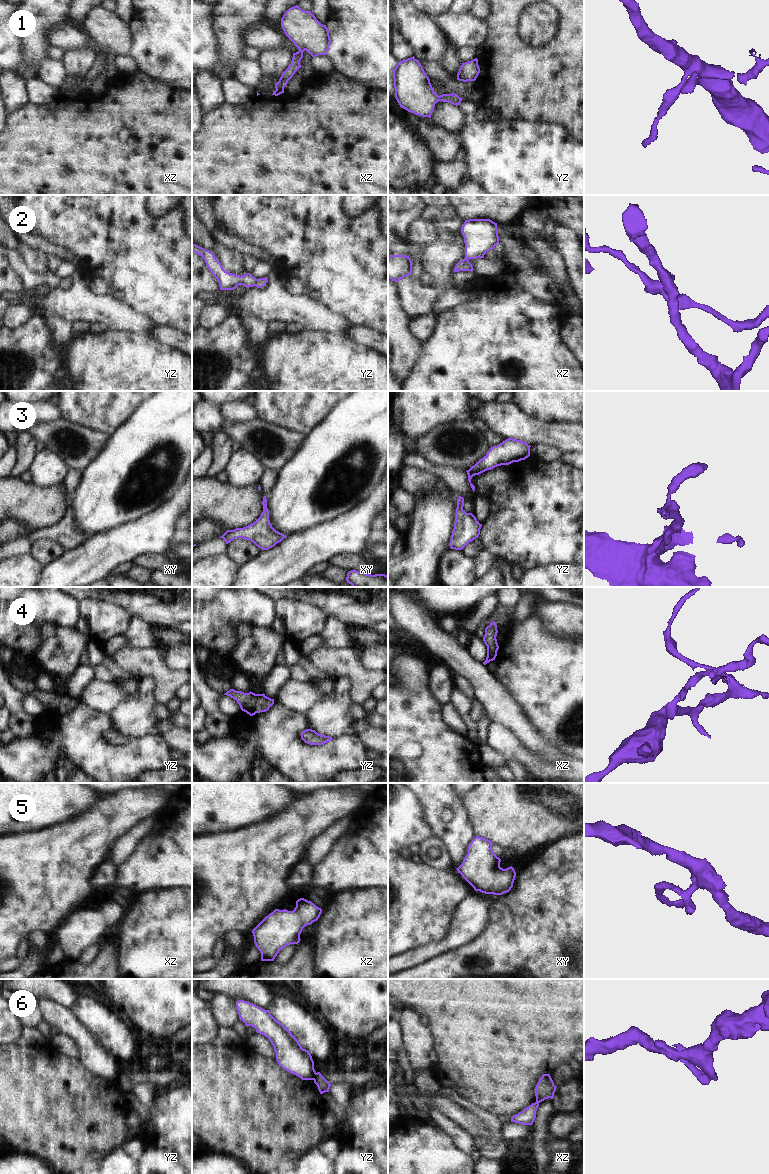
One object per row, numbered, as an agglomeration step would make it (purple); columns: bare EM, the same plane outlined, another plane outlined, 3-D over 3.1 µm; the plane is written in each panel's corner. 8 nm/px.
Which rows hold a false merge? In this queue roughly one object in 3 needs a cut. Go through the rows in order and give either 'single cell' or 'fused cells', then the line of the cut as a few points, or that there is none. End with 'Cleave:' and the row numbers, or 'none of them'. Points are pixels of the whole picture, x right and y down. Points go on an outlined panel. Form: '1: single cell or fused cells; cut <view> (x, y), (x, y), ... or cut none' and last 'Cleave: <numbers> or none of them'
1: single cell; cut none
2: fused cells; cut yz (255, 279), (256, 285)
3: single cell; cut none
4: single cell; cut none
5: single cell; cut none
6: fused cells; cut yz (316, 1073), (313, 1079)
Cleave: 2, 6

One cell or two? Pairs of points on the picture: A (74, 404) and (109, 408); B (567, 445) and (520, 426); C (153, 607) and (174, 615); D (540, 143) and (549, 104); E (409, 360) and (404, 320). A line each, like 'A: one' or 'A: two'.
A: one
B: one
C: one
D: two
E: one

